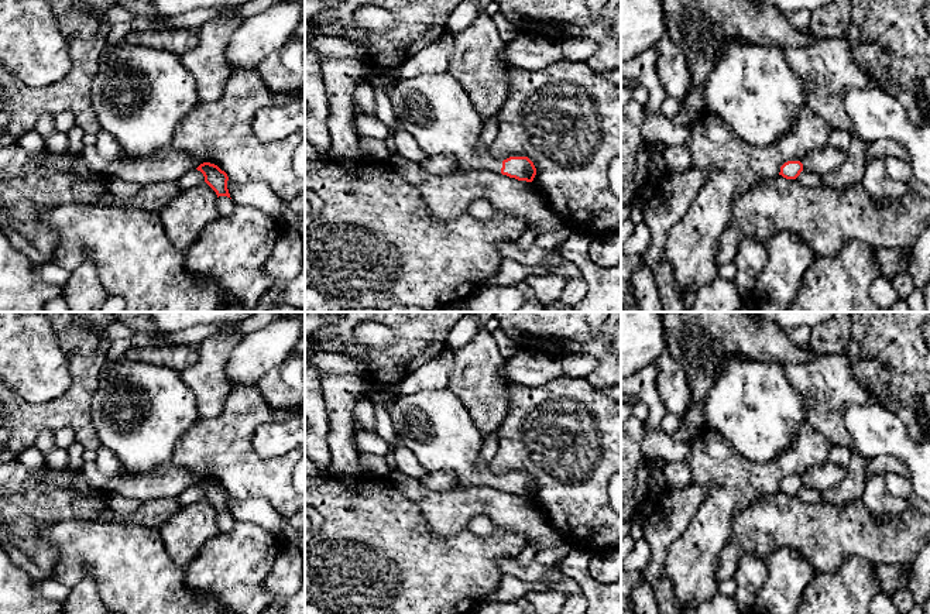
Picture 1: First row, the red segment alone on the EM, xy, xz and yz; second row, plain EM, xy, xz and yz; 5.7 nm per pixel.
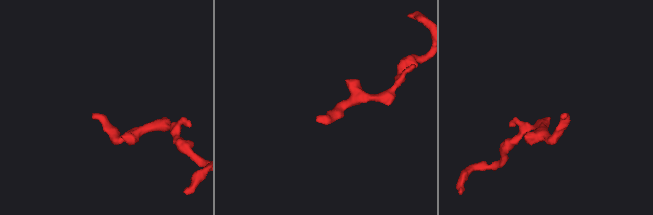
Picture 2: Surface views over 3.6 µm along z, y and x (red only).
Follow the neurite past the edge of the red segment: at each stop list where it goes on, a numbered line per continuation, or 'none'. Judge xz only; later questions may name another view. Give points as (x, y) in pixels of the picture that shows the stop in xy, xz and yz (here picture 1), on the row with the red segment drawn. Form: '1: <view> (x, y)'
1: xz (433, 107)

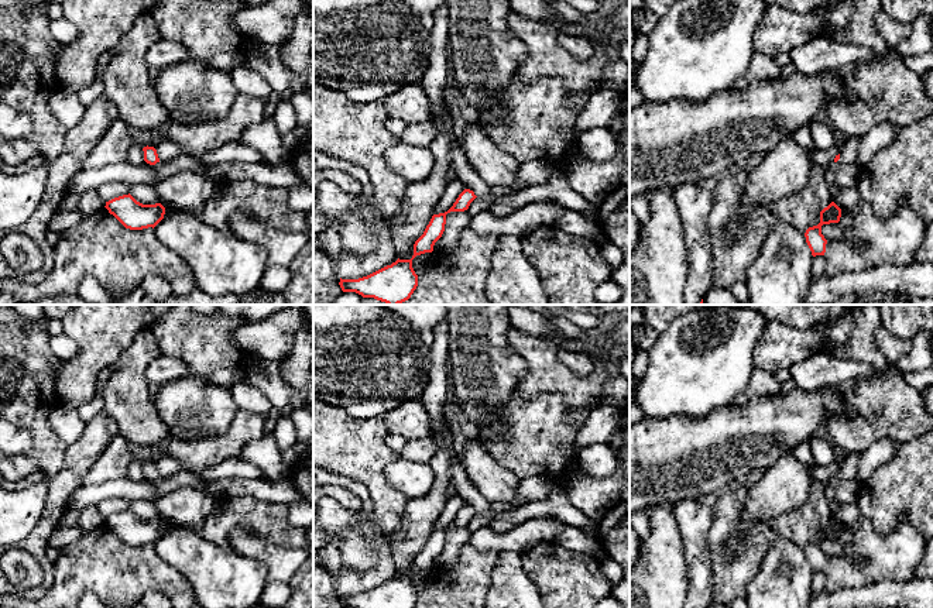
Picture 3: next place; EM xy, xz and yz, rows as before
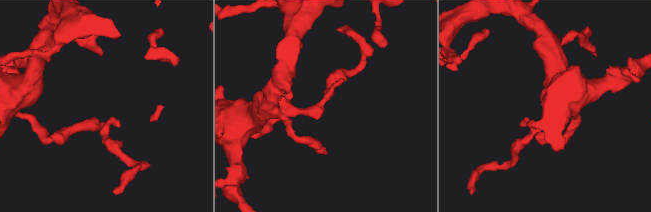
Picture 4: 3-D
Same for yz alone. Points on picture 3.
none

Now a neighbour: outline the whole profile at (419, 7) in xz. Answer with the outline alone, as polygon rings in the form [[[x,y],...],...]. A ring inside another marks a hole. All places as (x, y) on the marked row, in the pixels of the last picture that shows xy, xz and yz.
[[[399,0],[407,8],[418,17],[435,14],[439,8],[447,8],[447,0]]]

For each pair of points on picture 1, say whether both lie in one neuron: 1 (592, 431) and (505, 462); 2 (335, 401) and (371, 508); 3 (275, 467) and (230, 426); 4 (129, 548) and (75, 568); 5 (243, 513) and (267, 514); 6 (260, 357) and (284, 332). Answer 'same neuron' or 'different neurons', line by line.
1: same neuron
2: different neurons
3: same neuron
4: same neuron
5: same neuron
6: same neuron

